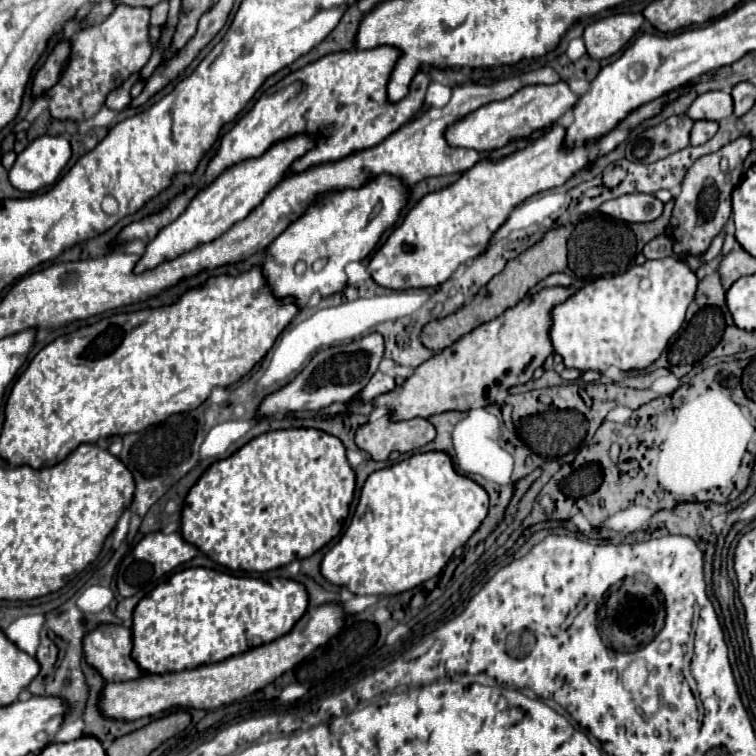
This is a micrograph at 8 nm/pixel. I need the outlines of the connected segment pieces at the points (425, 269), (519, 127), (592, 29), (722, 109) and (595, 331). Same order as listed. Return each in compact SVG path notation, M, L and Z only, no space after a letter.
M555 124L547 130L545 136L537 138L533 144L525 146L523 150L517 150L501 160L481 160L481 164L475 164L471 170L463 172L463 176L449 188L443 188L439 192L427 194L421 198L405 216L403 224L397 226L387 242L375 252L375 256L369 262L369 272L373 280L379 286L393 288L393 290L405 290L405 288L427 288L437 286L445 282L463 262L469 258L475 258L485 250L485 244L495 234L495 230L505 222L509 212L523 202L525 198L545 192L549 188L565 184L573 172L579 172L589 164L589 146L575 148L575 150L561 150L561 142L565 138L565 126Z
M565 80L551 84L551 86L525 86L519 92L515 92L507 100L499 100L493 104L487 104L485 108L479 108L477 112L471 112L465 116L465 120L457 120L449 132L445 132L445 138L451 146L463 146L473 150L493 150L501 148L507 142L529 136L531 132L539 128L547 128L553 122L557 122L573 104L577 102L577 96L569 90L569 84Z
M615 14L601 18L585 28L583 42L591 58L609 58L625 48L643 24L641 14Z
M715 90L715 92L705 92L695 98L687 114L693 120L715 120L721 122L729 116L733 116L733 98L729 92Z
M675 256L647 260L619 276L597 278L553 308L553 348L563 356L567 368L581 372L603 372L613 364L619 370L643 370L661 356L671 336L679 332L695 288L695 274Z

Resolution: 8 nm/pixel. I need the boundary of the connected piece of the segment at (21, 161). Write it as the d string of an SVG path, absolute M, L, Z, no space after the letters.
M41 136L33 140L15 160L9 182L21 192L37 192L57 182L71 158L71 144L63 136Z

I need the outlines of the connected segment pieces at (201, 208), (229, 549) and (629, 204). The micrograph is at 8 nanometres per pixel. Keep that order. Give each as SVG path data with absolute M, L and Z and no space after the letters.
M293 136L289 140L273 144L261 158L243 160L243 162L231 166L229 170L225 170L211 186L201 190L189 202L187 210L175 222L171 222L169 226L161 228L161 232L147 244L147 250L141 256L141 260L137 262L135 272L151 270L151 268L155 268L157 264L161 264L165 260L173 260L179 254L189 252L189 250L197 248L199 244L211 242L217 236L221 236L235 222L243 220L255 206L259 206L261 200L265 198L265 194L271 188L275 188L287 176L287 170L293 164L293 160L301 158L313 146L315 146L313 138L309 138L309 136Z
M315 428L273 430L273 432L267 432L267 434L261 434L261 436L253 438L251 442L247 442L243 448L239 448L229 458L217 460L209 466L209 470L199 478L199 482L187 494L187 500L185 500L185 506L183 506L183 518L181 518L181 536L185 536L185 540L195 544L199 550L203 550L211 560L215 560L221 566L227 566L231 570L245 570L245 572L269 572L269 570L281 568L281 566L285 566L293 560L309 558L319 548L323 548L331 538L335 538L341 532L343 522L349 514L353 494L355 494L355 472L353 472L351 464L347 462L345 446L341 444L339 438L335 438L335 436L331 436L323 430L315 430Z
M625 194L613 200L607 200L599 206L601 212L623 220L623 222L653 222L663 212L663 202L653 194Z

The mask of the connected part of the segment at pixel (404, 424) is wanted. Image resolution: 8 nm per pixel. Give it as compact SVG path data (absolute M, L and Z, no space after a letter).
M391 412L383 414L381 418L373 422L365 422L355 432L355 444L369 452L373 460L387 460L391 452L411 452L415 448L421 448L429 444L435 438L435 426L425 418L411 418L411 420L393 420Z

